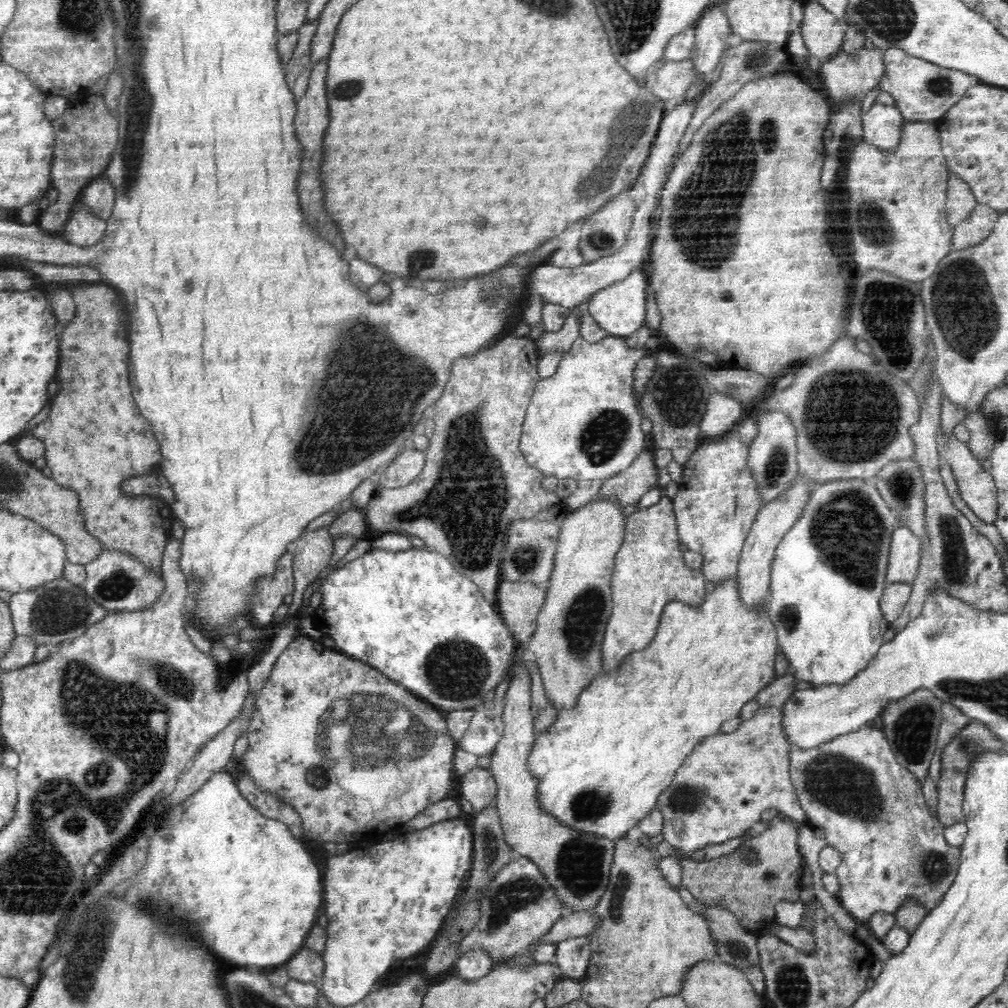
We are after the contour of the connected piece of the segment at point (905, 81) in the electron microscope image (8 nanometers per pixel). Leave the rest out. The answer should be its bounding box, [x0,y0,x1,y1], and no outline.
[879,47,979,122]

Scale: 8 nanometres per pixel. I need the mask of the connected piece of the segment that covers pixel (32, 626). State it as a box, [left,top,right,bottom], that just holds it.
[9,576,114,653]

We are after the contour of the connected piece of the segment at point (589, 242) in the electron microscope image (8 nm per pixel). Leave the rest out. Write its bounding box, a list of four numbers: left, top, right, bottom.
[579,194,636,263]

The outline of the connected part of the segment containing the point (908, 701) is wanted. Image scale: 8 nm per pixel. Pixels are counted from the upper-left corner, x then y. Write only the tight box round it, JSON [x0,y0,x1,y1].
[878,688,943,784]

